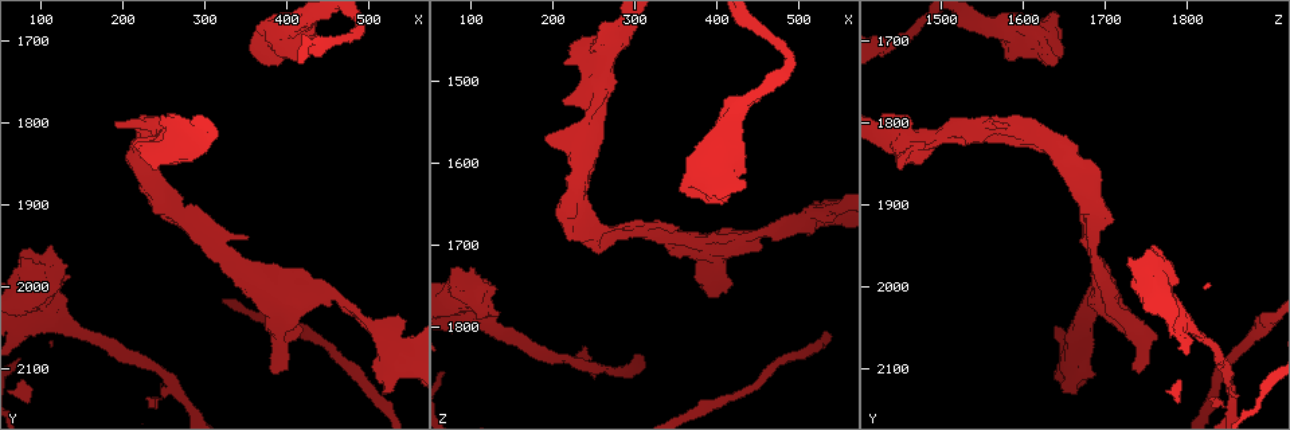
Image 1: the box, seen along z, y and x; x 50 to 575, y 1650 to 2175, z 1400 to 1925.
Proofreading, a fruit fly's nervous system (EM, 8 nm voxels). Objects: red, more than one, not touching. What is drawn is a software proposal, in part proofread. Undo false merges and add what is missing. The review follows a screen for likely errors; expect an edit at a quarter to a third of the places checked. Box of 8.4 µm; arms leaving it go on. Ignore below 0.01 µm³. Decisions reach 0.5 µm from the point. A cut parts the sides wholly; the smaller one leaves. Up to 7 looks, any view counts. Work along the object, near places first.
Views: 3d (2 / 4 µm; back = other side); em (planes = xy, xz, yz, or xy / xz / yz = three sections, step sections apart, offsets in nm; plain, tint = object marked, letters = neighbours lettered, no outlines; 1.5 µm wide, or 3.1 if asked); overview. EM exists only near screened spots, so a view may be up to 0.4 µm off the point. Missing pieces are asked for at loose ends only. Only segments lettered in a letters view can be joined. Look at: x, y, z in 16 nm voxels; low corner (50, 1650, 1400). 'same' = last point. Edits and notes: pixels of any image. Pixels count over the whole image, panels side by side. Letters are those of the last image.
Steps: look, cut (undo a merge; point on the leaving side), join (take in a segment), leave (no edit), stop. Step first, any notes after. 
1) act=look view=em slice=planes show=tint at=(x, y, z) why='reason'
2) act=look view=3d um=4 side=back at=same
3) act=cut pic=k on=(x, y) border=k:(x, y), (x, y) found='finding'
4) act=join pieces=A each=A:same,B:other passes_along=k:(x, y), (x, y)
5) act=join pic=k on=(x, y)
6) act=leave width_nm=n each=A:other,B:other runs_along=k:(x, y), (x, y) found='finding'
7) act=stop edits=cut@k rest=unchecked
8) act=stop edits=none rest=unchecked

act=look view=em slice=planes show=letters at=(220, 1845, 1455) why='free end'

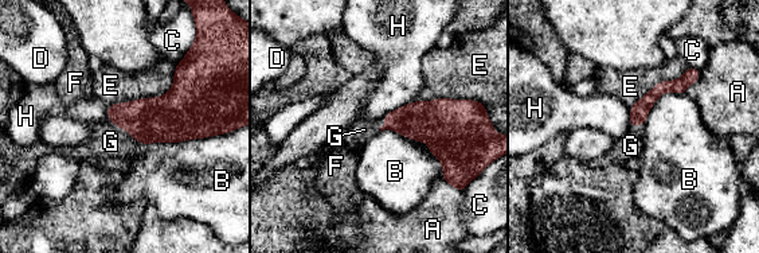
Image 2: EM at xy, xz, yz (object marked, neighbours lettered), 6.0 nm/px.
act=join pieces=G each=A:other,B:other,C:other,D:other,E:other,F:other,G:same,H:other passes_along=2:(165, 119), (125, 129), (110, 141) found='the cell continues'

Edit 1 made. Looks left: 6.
act=look view=3d um=4 at=(360, 1715, 1635) why='free end'

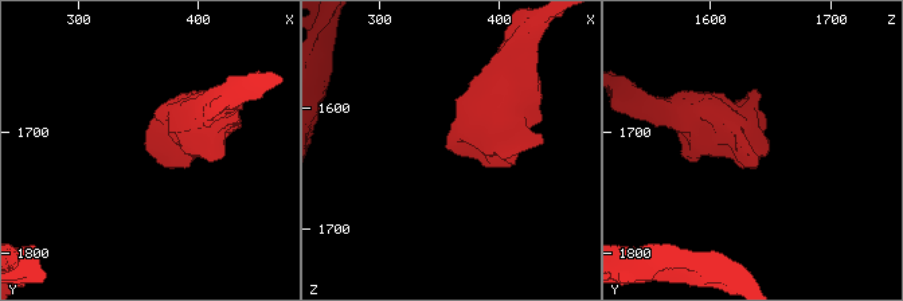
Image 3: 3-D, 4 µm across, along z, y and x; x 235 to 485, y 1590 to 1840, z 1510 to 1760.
act=look view=em slice=yz step=4 show=letters at=(360, 1714, 1636)

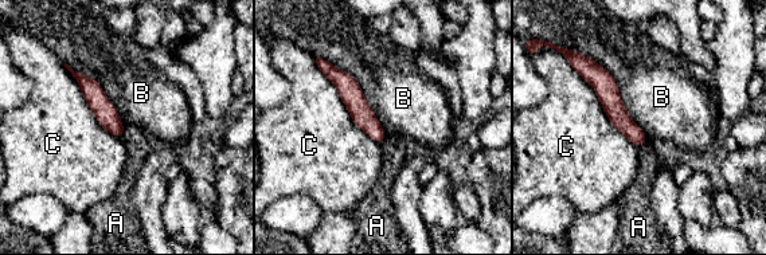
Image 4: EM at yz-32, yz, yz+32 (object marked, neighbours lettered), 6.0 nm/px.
act=look view=em slice=planes show=letters at=same

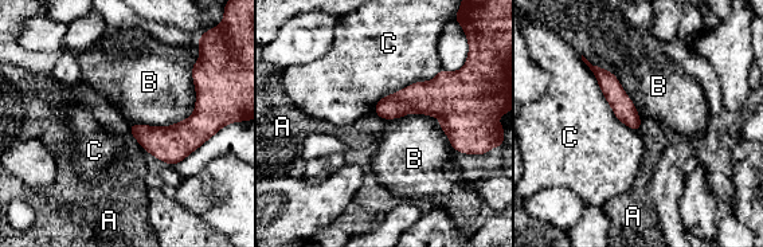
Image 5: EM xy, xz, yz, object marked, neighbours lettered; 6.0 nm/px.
act=leave width_nm=130 each=A:other,B:other,C:other border=5:(128, 124), (129, 132), (144, 149) found='none of them fits'

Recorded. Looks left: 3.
act=look view=3d um=2 side=back at=(255, 1825, 1580) why='branch stops here'

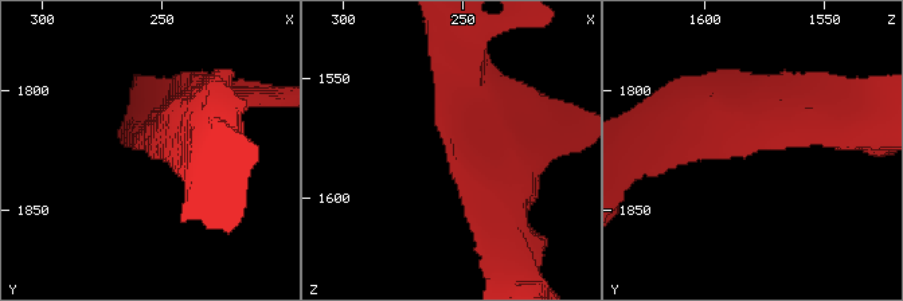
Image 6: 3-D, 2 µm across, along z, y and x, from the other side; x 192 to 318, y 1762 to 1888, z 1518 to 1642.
act=look view=em slice=xy step=4 show=letters at=(256, 1825, 1581) why='shape alone is not enough'

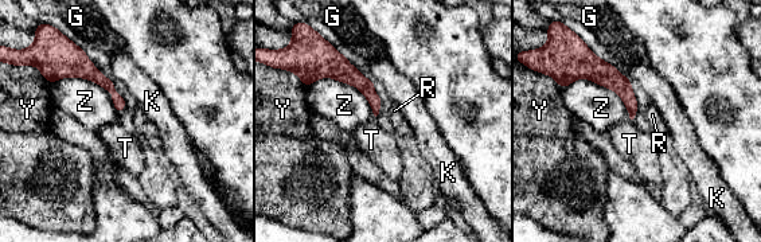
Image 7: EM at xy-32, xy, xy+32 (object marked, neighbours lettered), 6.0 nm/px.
act=look view=em slice=planes show=letters at=same

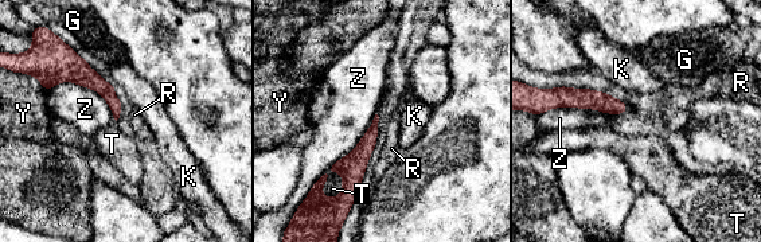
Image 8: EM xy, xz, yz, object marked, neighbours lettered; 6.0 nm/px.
act=leave each=G:other,K:other,R:other,T:other,Y:other,Z:other runs_along=8:(50, 73), (90, 78), (117, 112) found='none of them fits'

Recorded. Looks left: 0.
act=stop edits=join@2 rest=unchecked

